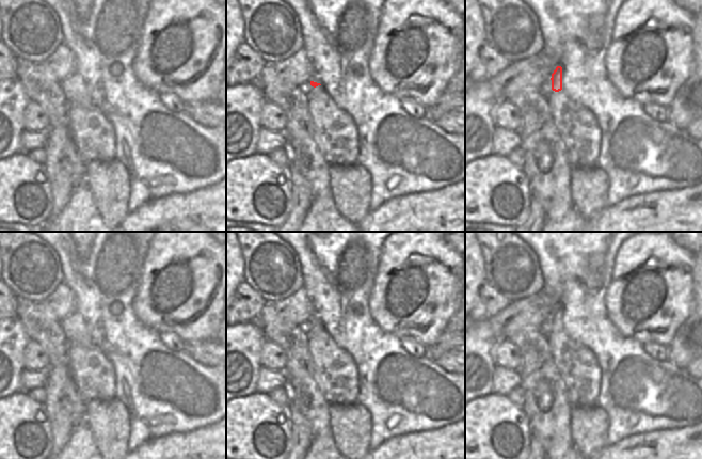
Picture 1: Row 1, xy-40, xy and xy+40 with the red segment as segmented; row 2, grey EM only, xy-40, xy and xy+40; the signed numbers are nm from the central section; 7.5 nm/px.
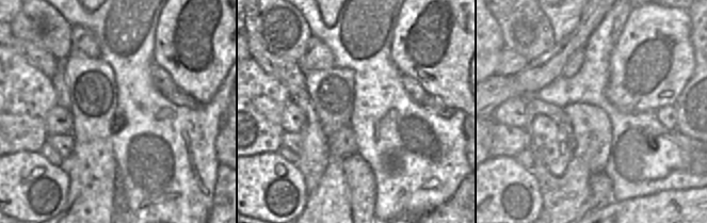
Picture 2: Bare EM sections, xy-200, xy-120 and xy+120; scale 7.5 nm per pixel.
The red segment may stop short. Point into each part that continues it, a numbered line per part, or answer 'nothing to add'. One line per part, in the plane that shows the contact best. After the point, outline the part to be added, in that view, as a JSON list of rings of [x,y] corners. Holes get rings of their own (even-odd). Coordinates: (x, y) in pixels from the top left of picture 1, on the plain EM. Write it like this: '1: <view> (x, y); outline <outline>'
1: xy (335, 370); outline [[[308,325],[308,351],[315,366],[315,381],[329,403],[357,401],[357,366],[349,352],[336,345],[321,325]]]

